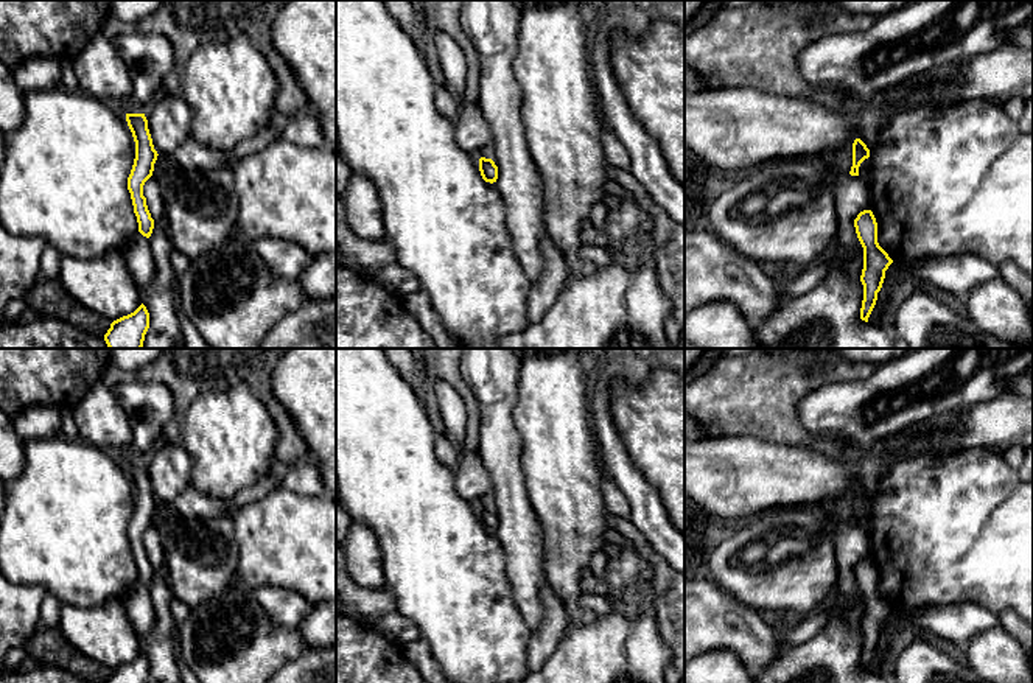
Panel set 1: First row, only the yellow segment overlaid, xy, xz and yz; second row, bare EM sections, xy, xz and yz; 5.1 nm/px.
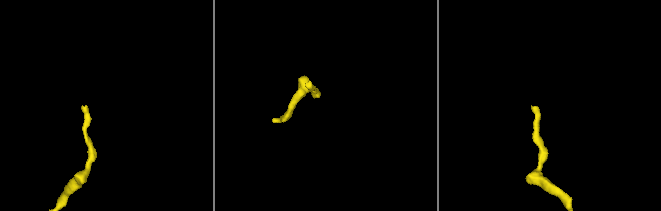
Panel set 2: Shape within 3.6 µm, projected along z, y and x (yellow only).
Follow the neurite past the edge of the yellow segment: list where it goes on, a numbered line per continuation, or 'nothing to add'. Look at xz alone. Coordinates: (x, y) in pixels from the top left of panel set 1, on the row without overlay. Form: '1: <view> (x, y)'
nothing to add

